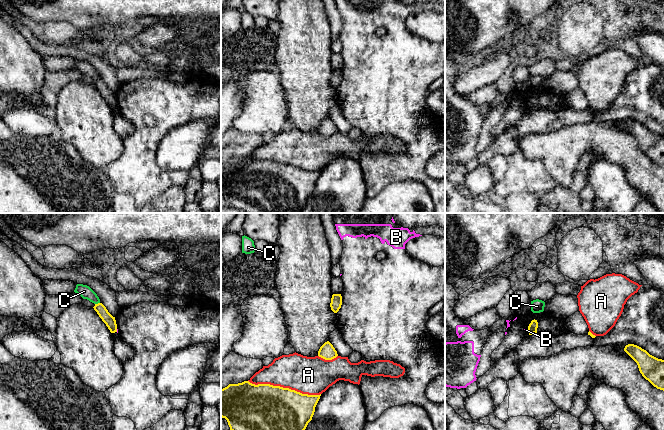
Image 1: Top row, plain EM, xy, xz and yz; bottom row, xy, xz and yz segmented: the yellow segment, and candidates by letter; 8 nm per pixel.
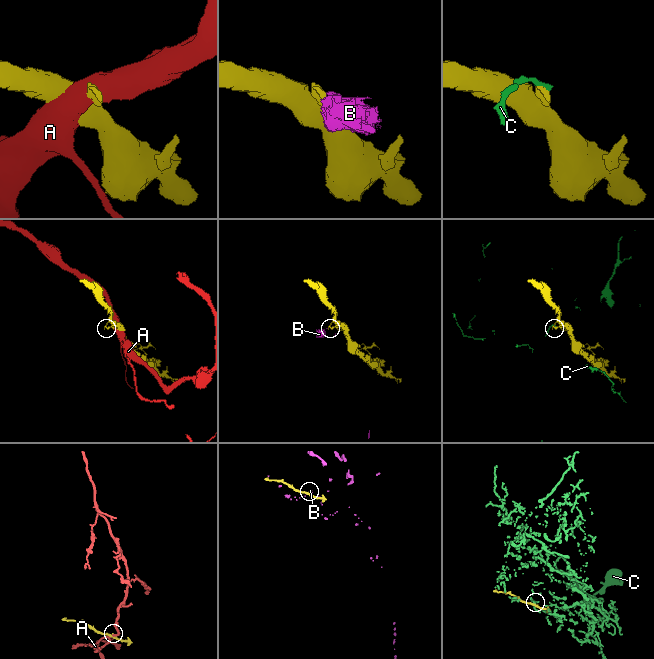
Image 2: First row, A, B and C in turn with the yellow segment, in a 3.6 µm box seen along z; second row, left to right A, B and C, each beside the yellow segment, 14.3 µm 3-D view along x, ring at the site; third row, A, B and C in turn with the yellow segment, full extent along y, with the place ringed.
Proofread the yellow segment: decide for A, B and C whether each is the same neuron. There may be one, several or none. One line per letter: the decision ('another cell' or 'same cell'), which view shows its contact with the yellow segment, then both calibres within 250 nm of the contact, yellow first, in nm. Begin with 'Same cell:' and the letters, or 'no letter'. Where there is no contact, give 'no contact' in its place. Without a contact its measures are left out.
Same cell: no letter
A: another cell | xz | 500/300 nm
B: another cell | yz | 80/20 nm
C: another cell | xy | 90/100 nm

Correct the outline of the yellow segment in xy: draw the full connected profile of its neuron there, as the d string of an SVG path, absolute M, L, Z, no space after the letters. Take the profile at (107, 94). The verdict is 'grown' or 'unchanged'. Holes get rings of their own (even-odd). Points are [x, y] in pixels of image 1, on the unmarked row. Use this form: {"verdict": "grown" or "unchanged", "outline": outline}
{"verdict": "unchanged", "outline": "M102 79L95 80L93 83L102 97L106 100L111 109L117 108L117 100L113 93Z"}

